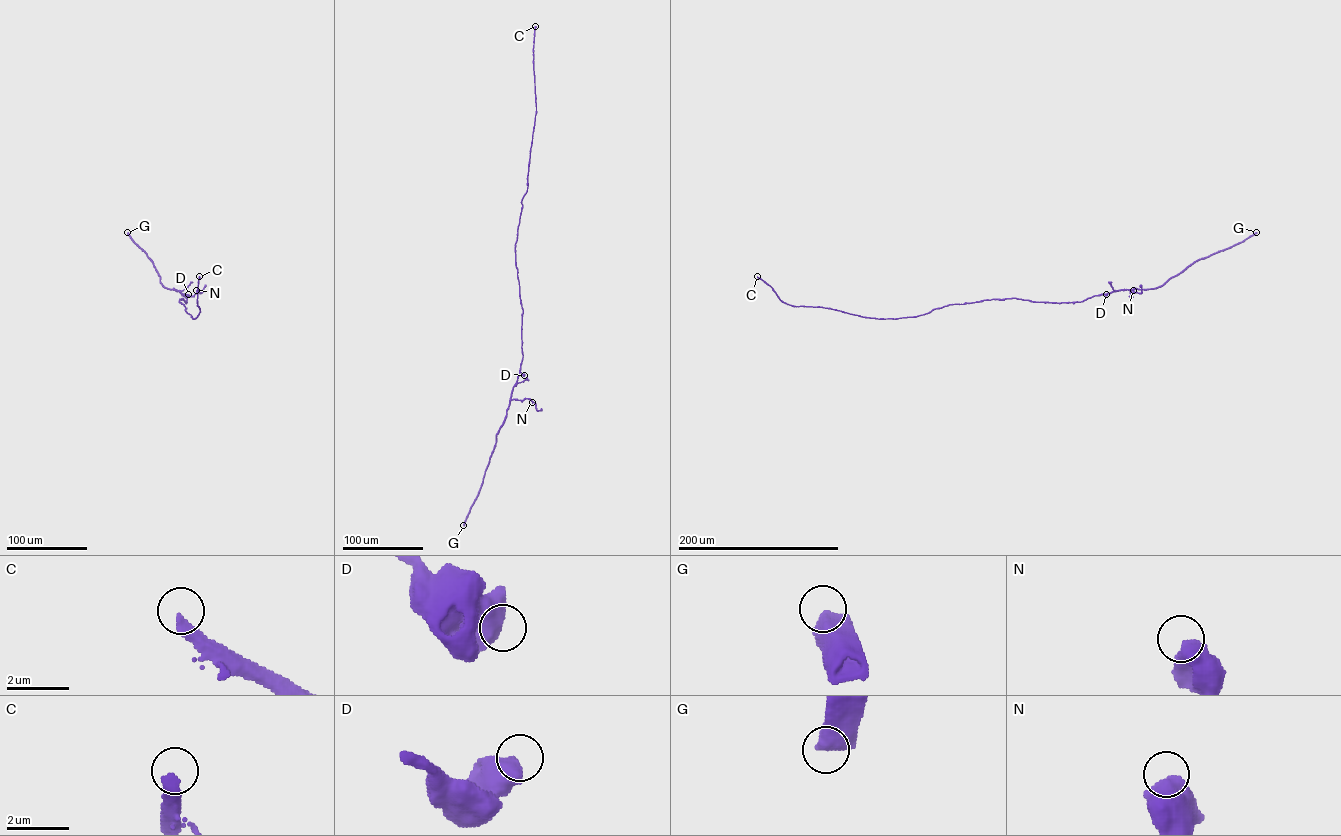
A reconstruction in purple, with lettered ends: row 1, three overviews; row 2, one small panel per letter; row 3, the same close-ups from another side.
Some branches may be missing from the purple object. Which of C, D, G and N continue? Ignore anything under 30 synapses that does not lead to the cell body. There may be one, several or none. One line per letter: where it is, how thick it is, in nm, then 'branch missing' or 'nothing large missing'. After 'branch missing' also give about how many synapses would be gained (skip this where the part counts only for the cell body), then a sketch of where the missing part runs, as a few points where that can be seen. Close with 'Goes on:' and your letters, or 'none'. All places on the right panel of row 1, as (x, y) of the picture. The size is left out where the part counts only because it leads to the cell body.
C: (757, 276) | 400 nm | branch missing | 140 syn | (757, 276), (728, 251), (729, 246), (721, 246), (699, 219), (700, 211)
D: (1106, 294) | 700 nm | nothing large missing
G: (1256, 232) | 600 nm | nothing large missing
N: (1133, 290) | 750 nm | nothing large missing
Goes on: C

